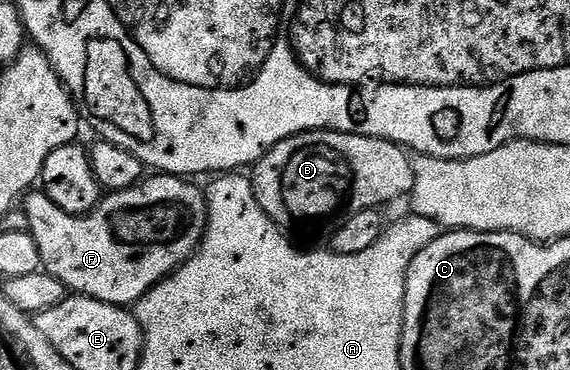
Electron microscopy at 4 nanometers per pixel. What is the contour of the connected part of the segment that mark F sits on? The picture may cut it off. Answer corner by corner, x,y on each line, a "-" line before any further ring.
152,175
149,181
147,178
141,180
138,185
131,185
129,189
123,189
117,193
109,192
107,195
101,196
98,204
89,213
79,215
62,211
62,207
58,207
58,203
54,203
43,191
29,192
23,198
22,208
28,220
28,232
31,233
34,243
38,243
38,255
40,256
43,272
54,275
54,279
61,281
73,294
82,297
93,297
102,303
110,303
121,307
135,306
136,302
141,301
159,281
169,277
181,263
188,260
196,252
201,239
204,238
204,232
208,226
208,203
201,186
199,189
198,186
191,185
188,181
191,180
180,175

